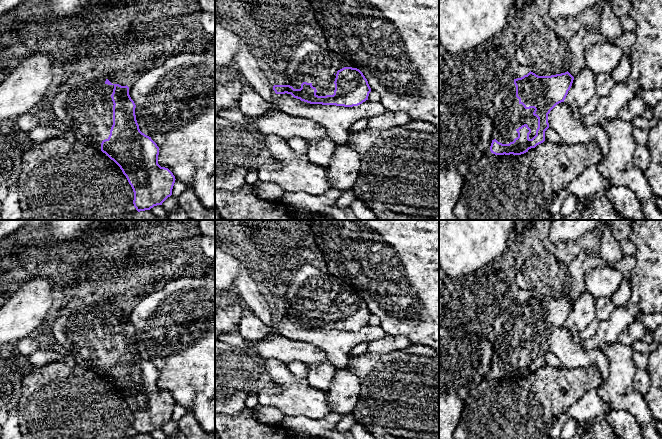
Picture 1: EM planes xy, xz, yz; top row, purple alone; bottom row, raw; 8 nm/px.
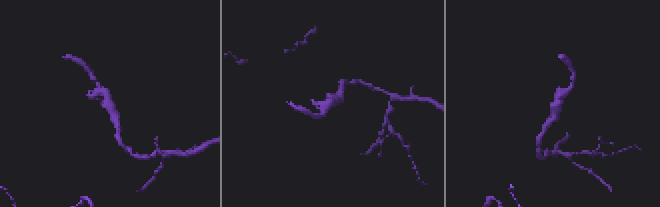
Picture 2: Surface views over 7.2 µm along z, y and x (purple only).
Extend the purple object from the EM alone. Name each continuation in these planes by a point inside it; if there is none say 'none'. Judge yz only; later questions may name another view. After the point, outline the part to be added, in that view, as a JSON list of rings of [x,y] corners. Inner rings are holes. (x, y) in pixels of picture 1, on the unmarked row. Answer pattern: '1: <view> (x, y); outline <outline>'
1: yz (511, 347); outline [[[534,339],[527,340],[505,340],[504,341],[504,359],[498,360],[493,359],[492,364],[496,363],[502,368],[509,368],[513,366],[515,362],[518,361],[517,353],[522,349],[527,348],[531,353],[529,358],[529,363],[532,363],[536,359],[536,354],[538,352],[538,342]]]

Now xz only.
1: xz (320, 293); outline [[[312,284],[306,287],[308,287],[312,293],[309,300],[315,303],[312,310],[317,314],[316,319],[333,319],[335,314],[335,286]]]

